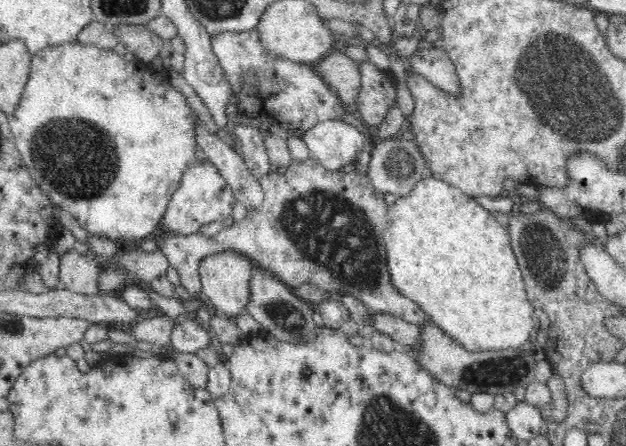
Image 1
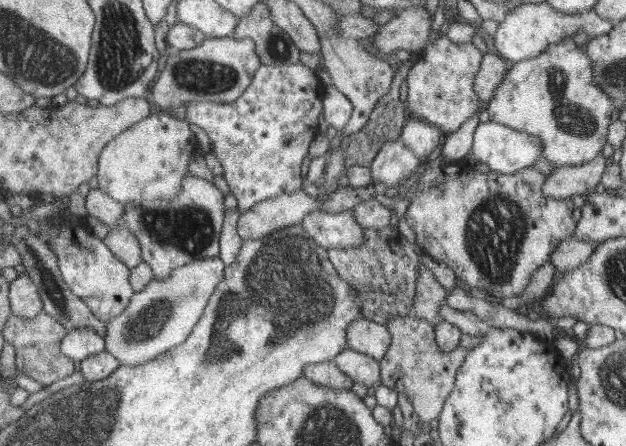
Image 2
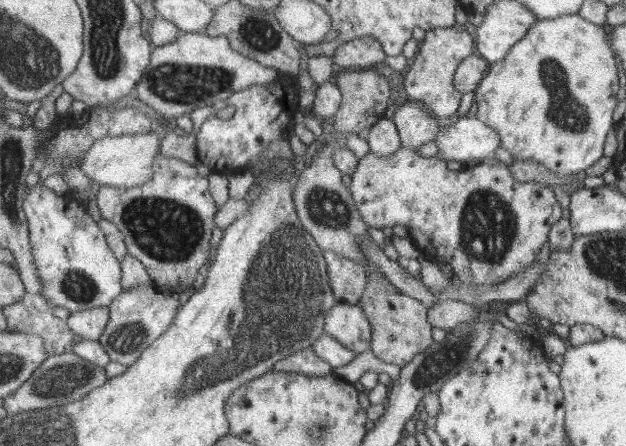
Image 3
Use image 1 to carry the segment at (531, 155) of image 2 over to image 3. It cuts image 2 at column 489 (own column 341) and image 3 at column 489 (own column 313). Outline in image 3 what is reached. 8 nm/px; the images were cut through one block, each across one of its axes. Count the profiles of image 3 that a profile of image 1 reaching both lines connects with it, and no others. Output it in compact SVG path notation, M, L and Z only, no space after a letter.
M466 116L451 124L445 123L440 129L440 134L436 137L438 146L438 156L445 161L456 160L457 162L470 162L478 160L494 159L496 150L503 146L503 139L500 138L499 131L487 123L480 122L476 117Z

